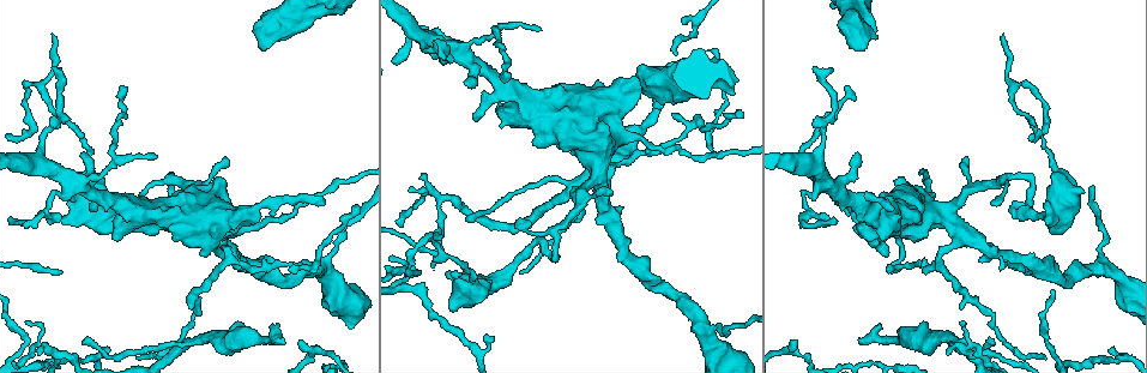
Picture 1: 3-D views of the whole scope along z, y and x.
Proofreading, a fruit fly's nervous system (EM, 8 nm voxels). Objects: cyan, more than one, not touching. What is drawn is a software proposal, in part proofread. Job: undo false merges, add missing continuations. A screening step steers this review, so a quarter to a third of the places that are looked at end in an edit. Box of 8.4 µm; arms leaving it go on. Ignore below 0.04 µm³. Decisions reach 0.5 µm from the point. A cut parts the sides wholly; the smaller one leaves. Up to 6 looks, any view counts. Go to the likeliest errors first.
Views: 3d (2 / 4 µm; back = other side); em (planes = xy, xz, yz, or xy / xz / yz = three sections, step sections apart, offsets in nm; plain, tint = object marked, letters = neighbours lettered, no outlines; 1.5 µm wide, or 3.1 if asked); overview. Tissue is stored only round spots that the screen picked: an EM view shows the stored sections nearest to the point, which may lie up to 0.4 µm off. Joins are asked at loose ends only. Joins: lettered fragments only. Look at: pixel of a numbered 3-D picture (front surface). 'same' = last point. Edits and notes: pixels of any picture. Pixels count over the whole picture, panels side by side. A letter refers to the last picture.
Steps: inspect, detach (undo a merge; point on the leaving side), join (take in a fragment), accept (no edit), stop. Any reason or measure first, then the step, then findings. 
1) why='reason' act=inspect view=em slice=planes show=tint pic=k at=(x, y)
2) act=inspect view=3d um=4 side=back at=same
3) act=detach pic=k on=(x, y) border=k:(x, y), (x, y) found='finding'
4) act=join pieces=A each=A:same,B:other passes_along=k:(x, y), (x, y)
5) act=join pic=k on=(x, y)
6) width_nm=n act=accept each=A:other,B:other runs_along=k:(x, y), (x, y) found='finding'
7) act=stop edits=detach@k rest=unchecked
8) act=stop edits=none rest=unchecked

why='branch stops here' act=inspect view=3d um=2 pic=1 at=(281, 342)

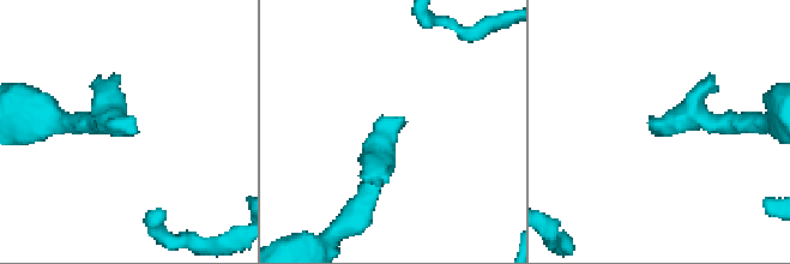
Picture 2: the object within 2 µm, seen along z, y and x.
why='shape alone is not enough' act=inspect view=em slice=planes show=letters pic=2 at=(395, 122)

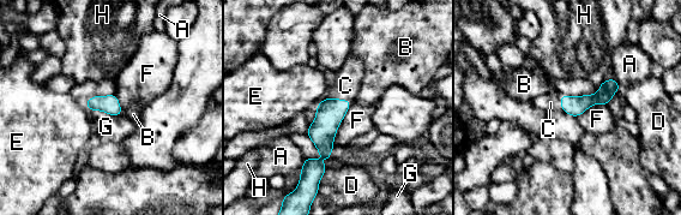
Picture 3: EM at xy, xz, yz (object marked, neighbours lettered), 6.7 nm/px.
act=join pieces=C each=A:other,B:other,C:same,D:other,E:other,F:other,G:other,H:other passes_along=3:(330, 112), (338, 99), (345, 85) found='the cell continues'

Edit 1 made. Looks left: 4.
act=inspect view=overview

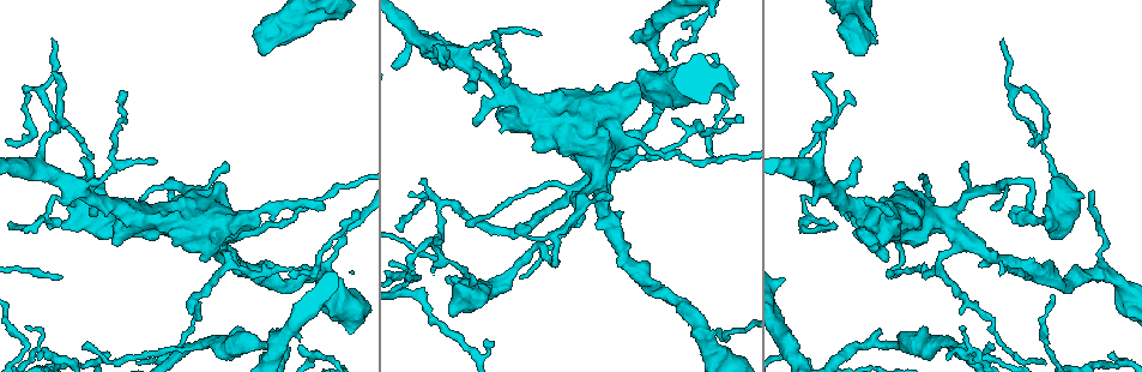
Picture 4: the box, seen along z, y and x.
why='calibre changes' act=inspect view=em slice=xz step=4 show=plain pic=4 at=(225, 264)

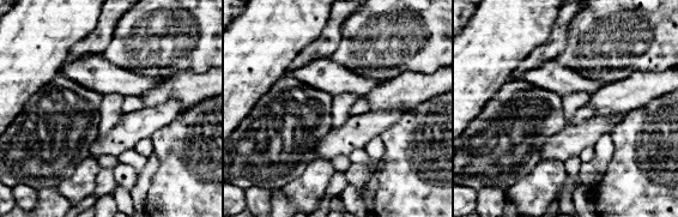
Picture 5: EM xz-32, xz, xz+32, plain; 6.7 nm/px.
act=inspect view=em slice=xz step=4 show=letters at=same

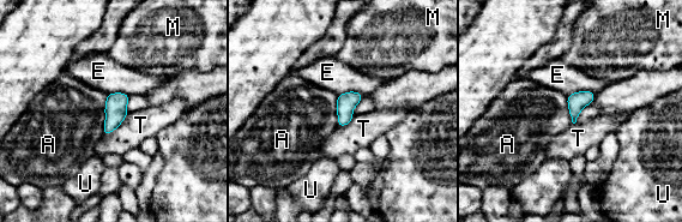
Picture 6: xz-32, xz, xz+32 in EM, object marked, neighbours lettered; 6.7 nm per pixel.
longest_contact=A:280nm act=accept each=A:other,E:other,M:other,T:other,U:other found='one cell here'

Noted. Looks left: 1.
act=stop edits=join@3 rest=unchecked

